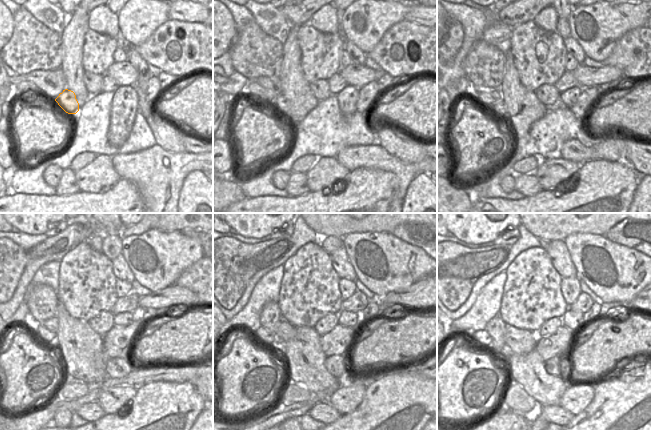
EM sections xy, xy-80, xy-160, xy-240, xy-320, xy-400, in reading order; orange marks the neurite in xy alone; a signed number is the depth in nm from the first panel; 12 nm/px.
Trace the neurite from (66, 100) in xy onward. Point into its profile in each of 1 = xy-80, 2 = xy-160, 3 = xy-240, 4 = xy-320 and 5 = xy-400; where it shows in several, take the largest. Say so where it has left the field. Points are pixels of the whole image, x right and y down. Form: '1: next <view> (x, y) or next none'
1: next xy-80 (280, 102)
2: next xy-160 (499, 108)
3: next xy-240 (45, 335)
4: next xy-320 (262, 334)
5: next xy-400 (481, 337)

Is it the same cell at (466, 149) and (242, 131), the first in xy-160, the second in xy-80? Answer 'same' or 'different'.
same

